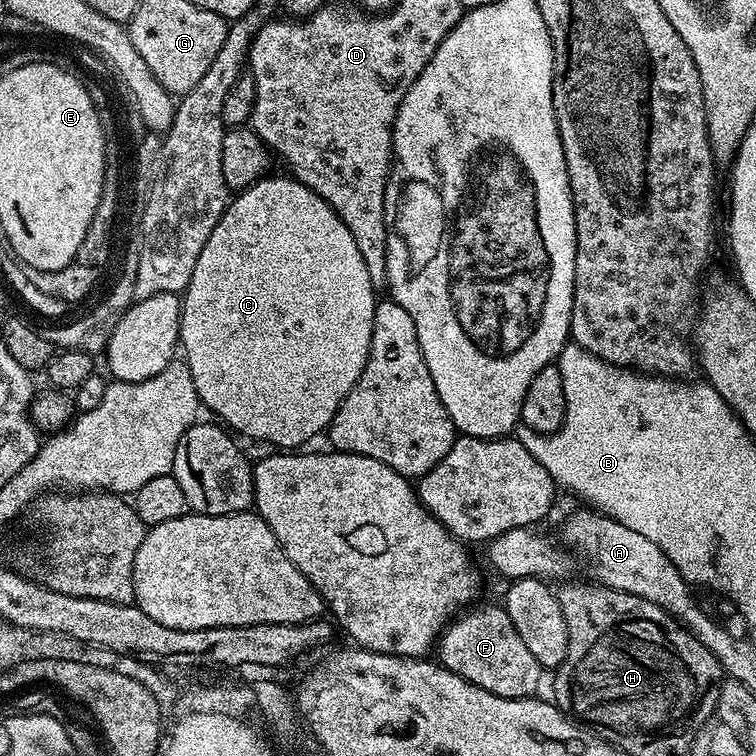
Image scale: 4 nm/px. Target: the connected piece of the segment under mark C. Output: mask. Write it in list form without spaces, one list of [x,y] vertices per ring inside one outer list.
[[[269,175],[231,197],[210,238],[206,238],[206,246],[202,246],[202,254],[198,254],[198,263],[194,265],[194,274],[190,274],[190,282],[182,293],[179,347],[182,349],[183,363],[190,370],[190,378],[194,378],[194,390],[201,405],[207,411],[209,408],[221,425],[227,426],[237,437],[249,436],[252,440],[273,444],[276,450],[296,450],[327,429],[338,406],[342,406],[346,394],[350,394],[358,382],[368,361],[378,292],[370,282],[370,274],[366,274],[366,262],[362,262],[362,253],[354,243],[350,230],[346,230],[346,222],[342,222],[331,206],[321,196],[314,194],[314,190],[295,178],[284,176]]]

